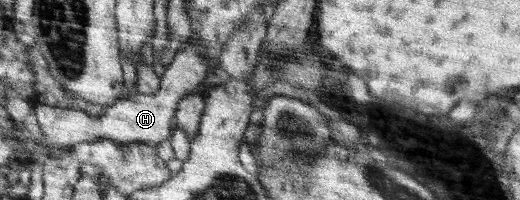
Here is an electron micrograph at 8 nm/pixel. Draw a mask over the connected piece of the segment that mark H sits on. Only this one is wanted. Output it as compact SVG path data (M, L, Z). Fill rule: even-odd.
M193 37L189 44L174 55L173 61L163 73L162 89L154 94L134 94L127 99L118 99L111 108L106 109L106 113L99 117L89 116L74 107L60 108L37 103L36 119L40 125L42 137L33 137L33 141L43 147L41 153L48 155L61 148L68 149L78 143L91 143L99 139L125 144L137 142L152 147L161 141L167 141L173 133L172 121L178 112L179 103L206 79L209 63L203 57L197 42L196 37Z

